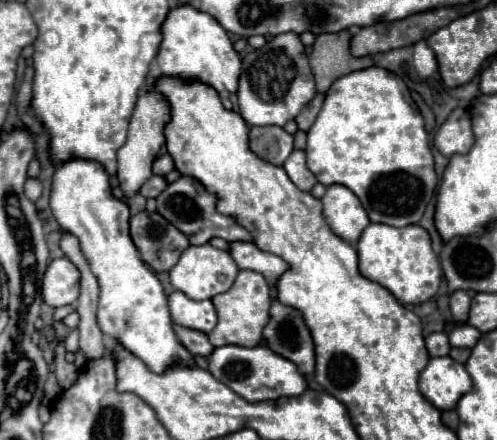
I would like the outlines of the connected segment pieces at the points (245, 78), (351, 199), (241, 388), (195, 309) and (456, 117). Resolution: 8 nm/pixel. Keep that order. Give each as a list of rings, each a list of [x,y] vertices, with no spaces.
[[[282,33],[280,37],[272,37],[262,49],[256,49],[248,53],[242,59],[242,75],[240,75],[240,87],[238,87],[238,103],[240,103],[240,115],[244,121],[252,125],[286,125],[290,119],[294,119],[300,109],[316,95],[314,87],[314,75],[308,65],[308,57],[304,53],[304,45],[300,41],[298,33]]]
[[[330,185],[320,199],[322,215],[332,233],[348,243],[356,243],[370,219],[358,197],[344,185]]]
[[[224,345],[214,349],[214,353],[208,357],[208,371],[228,385],[234,393],[244,397],[246,401],[268,401],[276,397],[298,397],[304,393],[306,379],[304,375],[292,365],[292,361],[272,353],[266,345],[258,347],[238,347],[238,345]]]
[[[174,291],[168,297],[168,305],[170,305],[172,321],[178,325],[184,325],[188,329],[210,333],[218,321],[216,309],[214,309],[212,301],[208,301],[208,299],[194,301],[194,299],[188,299],[184,293]]]
[[[458,107],[450,113],[450,117],[436,131],[434,145],[446,157],[452,157],[456,153],[468,153],[468,149],[474,145],[474,133],[466,109]]]

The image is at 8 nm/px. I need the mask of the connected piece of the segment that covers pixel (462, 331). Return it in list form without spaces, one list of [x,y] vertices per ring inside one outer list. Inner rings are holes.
[[[464,325],[464,327],[454,327],[450,331],[450,345],[452,347],[474,347],[476,341],[480,339],[480,331],[472,325]]]

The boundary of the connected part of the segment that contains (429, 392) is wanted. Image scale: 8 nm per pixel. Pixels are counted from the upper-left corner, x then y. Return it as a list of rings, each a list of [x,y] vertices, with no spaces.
[[[432,357],[420,373],[420,393],[440,411],[454,409],[472,381],[462,363],[452,357]]]

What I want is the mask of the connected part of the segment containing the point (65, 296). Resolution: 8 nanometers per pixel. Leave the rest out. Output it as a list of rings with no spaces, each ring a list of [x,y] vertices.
[[[68,257],[54,259],[42,279],[42,297],[50,307],[62,307],[80,295],[80,271]]]

